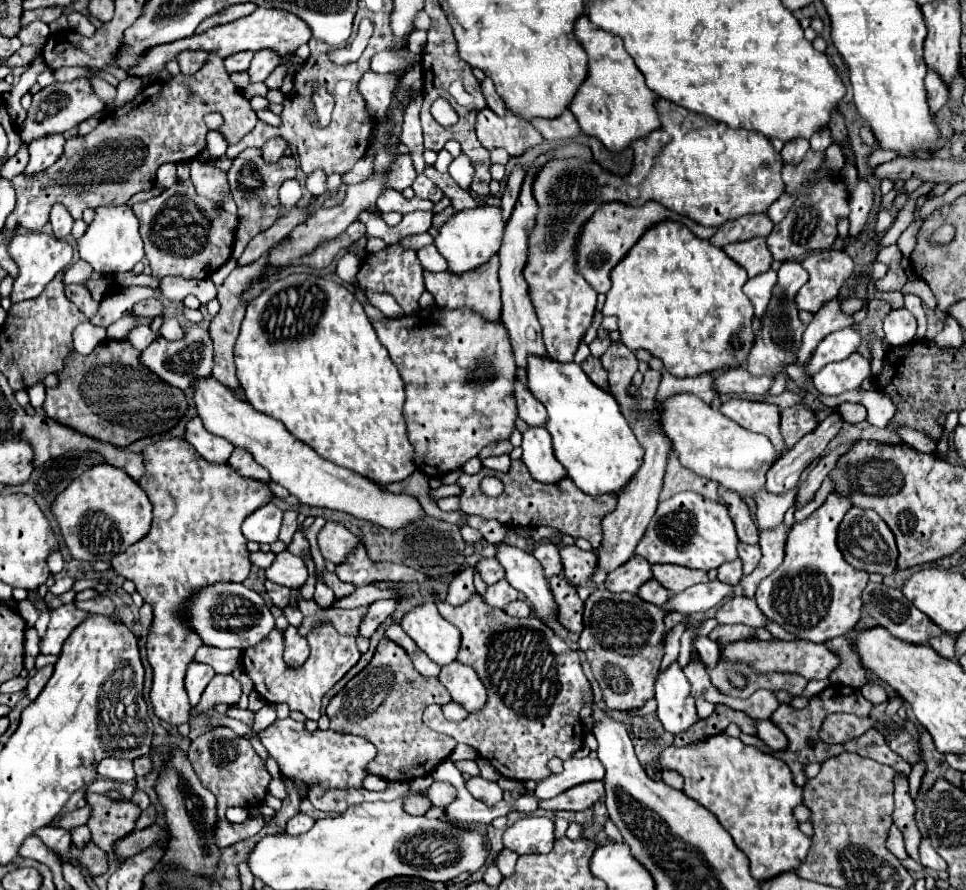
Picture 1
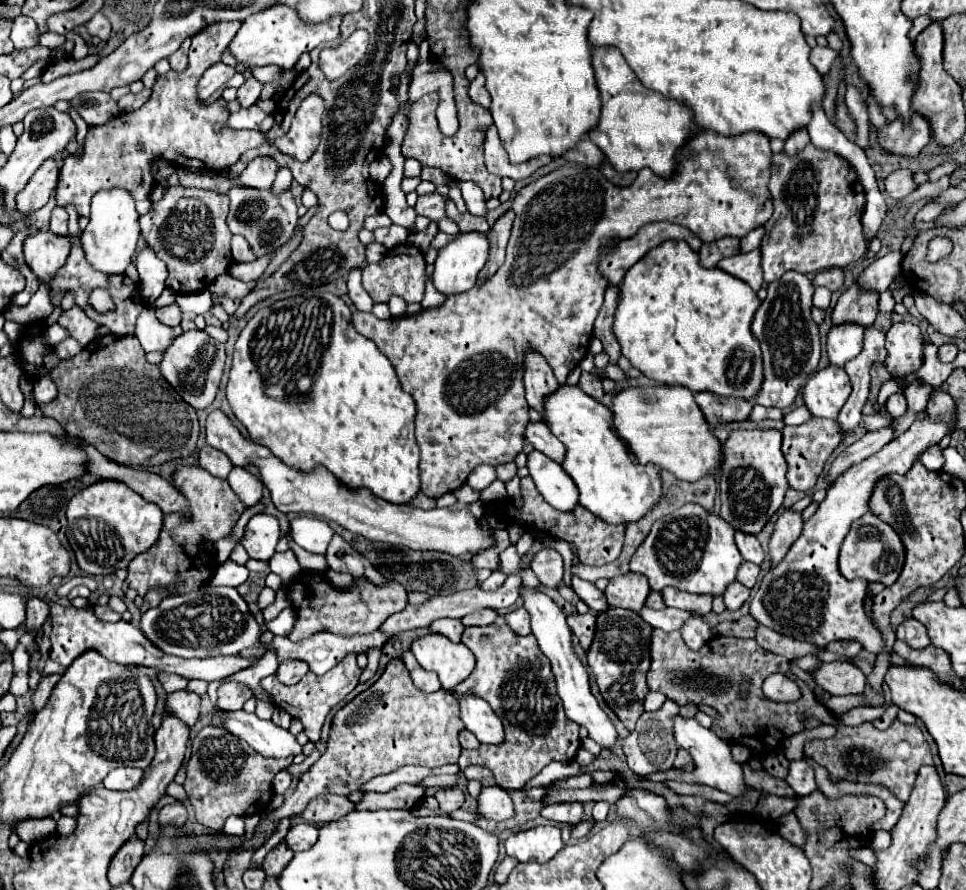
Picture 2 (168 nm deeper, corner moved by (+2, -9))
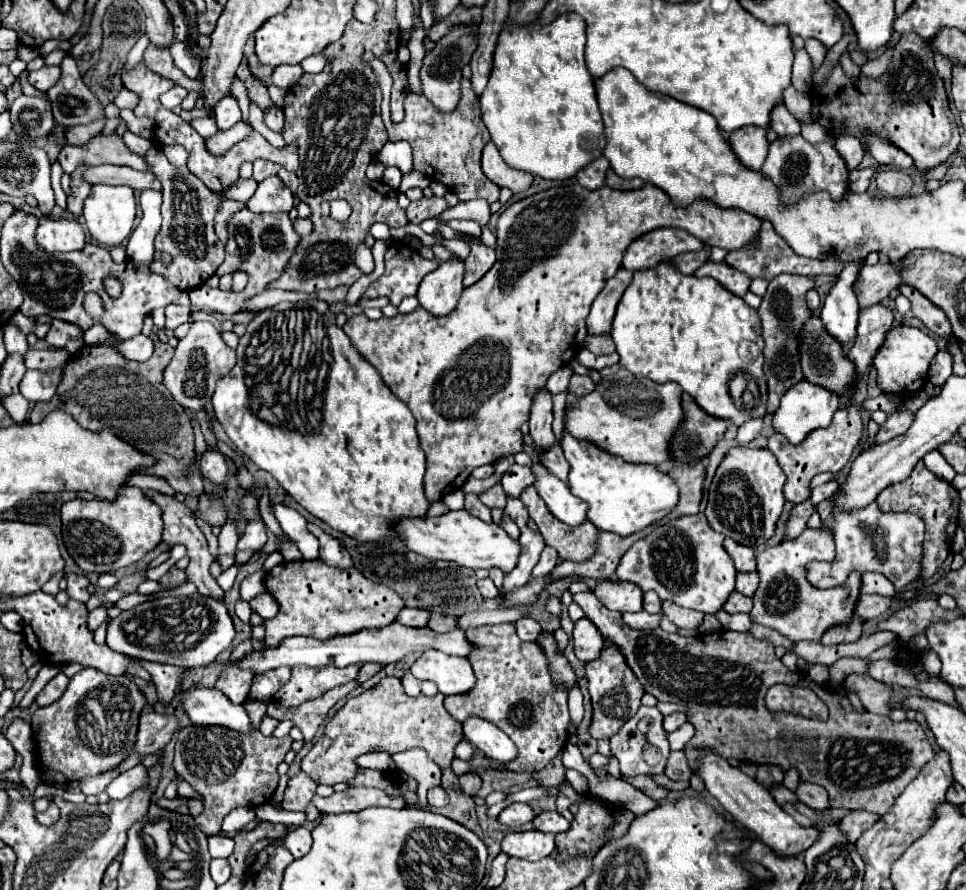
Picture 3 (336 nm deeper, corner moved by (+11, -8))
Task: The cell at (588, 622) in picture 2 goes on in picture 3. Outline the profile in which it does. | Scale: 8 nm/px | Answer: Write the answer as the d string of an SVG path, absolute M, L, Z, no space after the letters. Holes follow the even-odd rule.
M582 618L574 626L574 652L576 658L582 660L584 664L596 660L604 648L602 634L594 630L594 624L588 618Z

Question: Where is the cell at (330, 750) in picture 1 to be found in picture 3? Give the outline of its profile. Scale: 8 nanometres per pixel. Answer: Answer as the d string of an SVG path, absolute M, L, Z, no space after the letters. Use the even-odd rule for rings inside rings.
M194 688L182 698L182 708L196 726L224 726L250 734L250 720L242 706L236 706L216 688Z

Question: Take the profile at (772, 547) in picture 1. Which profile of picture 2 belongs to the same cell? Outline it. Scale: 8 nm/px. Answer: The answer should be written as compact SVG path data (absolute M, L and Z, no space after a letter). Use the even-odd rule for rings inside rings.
M787 509L775 523L773 527L773 535L769 539L769 557L771 557L771 569L777 567L783 557L787 555L789 547L795 543L795 539L801 535L803 529L803 521L801 521L801 513L793 513L791 509Z

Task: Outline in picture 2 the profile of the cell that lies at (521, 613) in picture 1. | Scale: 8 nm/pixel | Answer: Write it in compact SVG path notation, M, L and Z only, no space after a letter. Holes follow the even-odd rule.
M523 607L507 613L507 615L505 615L505 621L507 621L507 625L509 625L515 633L519 633L519 635L529 635L529 633L531 633L529 619L527 619L527 611L525 611Z

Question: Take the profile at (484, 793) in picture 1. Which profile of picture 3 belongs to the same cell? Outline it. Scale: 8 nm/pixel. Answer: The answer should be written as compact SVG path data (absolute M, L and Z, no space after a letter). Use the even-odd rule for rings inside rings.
M512 804L498 816L498 820L506 826L522 826L526 822L532 822L534 818L536 810L530 804Z

